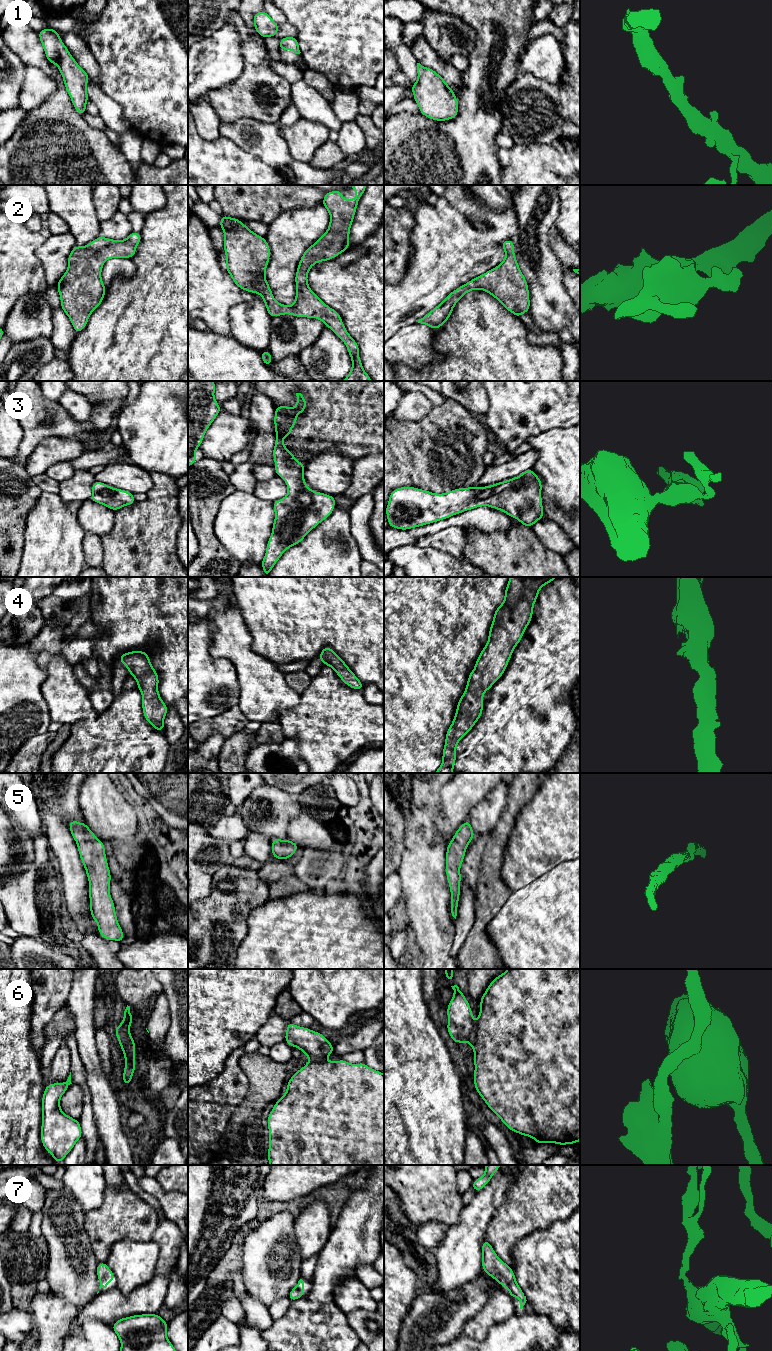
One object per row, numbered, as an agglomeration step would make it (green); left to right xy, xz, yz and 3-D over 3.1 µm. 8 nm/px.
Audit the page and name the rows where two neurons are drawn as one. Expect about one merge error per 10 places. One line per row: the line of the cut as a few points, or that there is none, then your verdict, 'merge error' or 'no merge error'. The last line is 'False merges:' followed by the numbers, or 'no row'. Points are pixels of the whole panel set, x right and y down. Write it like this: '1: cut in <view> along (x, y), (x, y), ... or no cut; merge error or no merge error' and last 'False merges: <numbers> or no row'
1: no cut; no merge error
2: no cut; no merge error
3: no cut; no merge error
4: no cut; no merge error
5: no cut; no merge error
6: cut in yz along (475, 1023), (473, 1037), (469, 1042); merge error
7: no cut; no merge error
False merges: 6

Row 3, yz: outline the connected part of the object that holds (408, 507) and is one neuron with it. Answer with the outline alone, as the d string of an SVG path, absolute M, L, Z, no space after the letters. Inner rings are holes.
M530 468L515 478L490 486L457 488L442 494L415 487L399 487L391 492L385 512L389 527L408 530L444 520L477 507L489 506L518 519L523 526L532 527L544 517L541 491L542 482Z

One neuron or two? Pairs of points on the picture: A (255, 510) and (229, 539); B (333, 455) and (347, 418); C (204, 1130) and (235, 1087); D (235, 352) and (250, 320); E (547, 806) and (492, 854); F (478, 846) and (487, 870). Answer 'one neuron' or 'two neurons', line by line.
A: one neuron
B: two neurons
C: one neuron
D: two neurons
E: two neurons
F: two neurons

